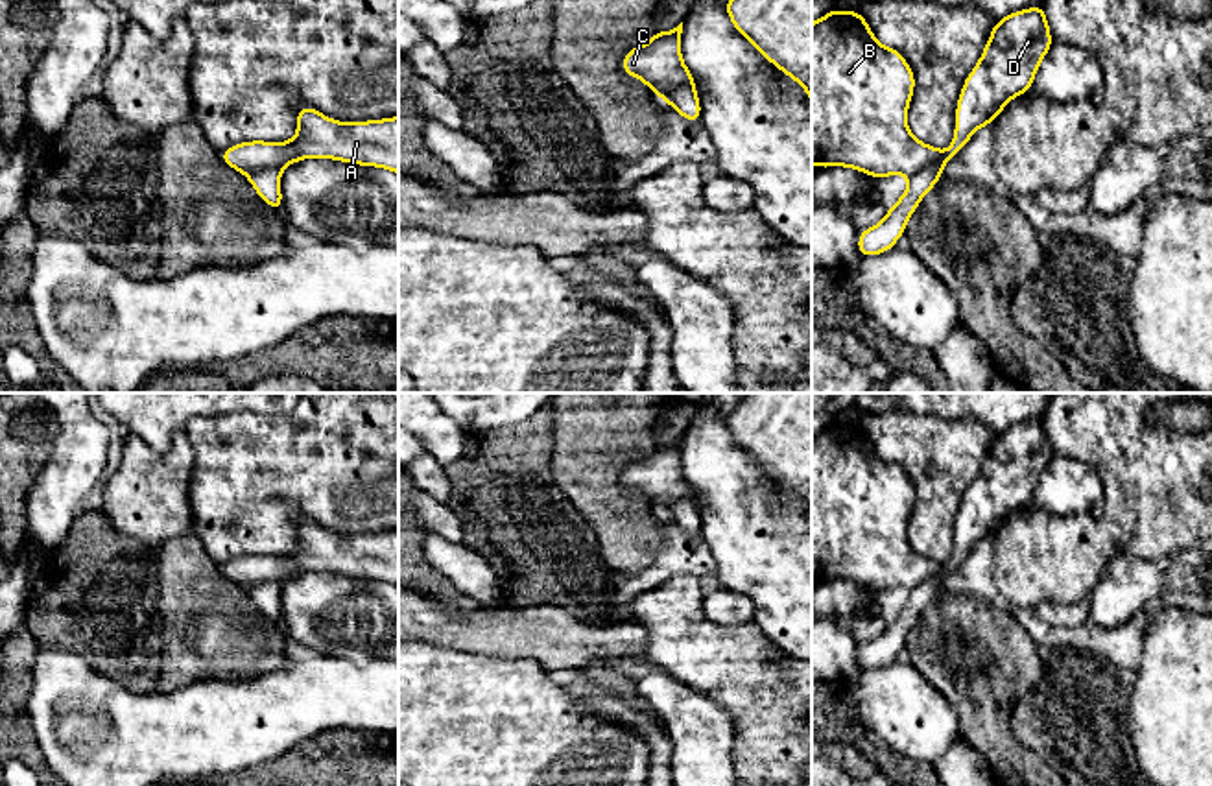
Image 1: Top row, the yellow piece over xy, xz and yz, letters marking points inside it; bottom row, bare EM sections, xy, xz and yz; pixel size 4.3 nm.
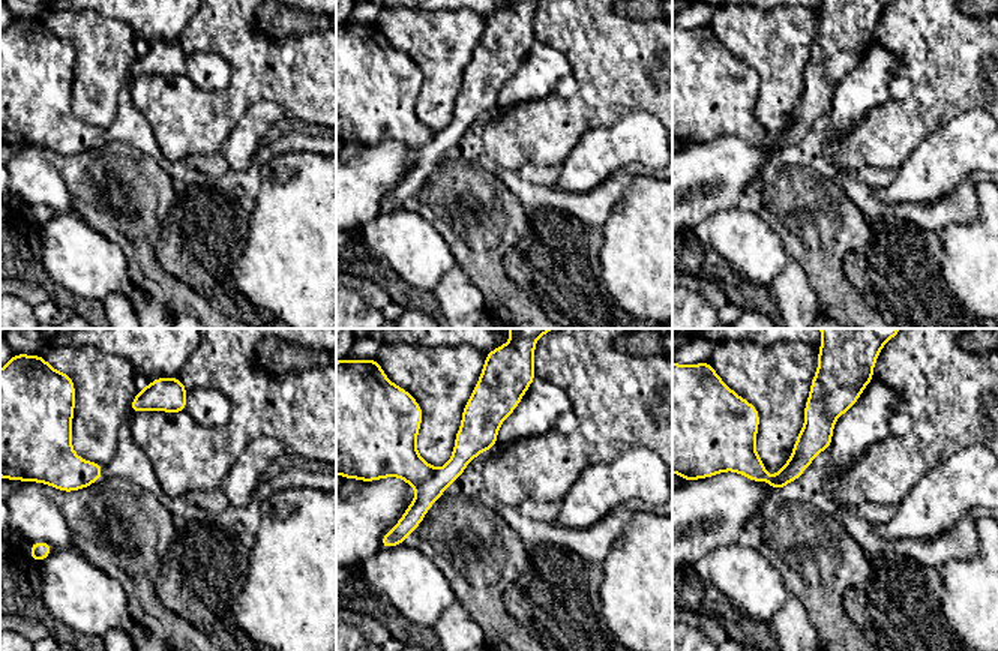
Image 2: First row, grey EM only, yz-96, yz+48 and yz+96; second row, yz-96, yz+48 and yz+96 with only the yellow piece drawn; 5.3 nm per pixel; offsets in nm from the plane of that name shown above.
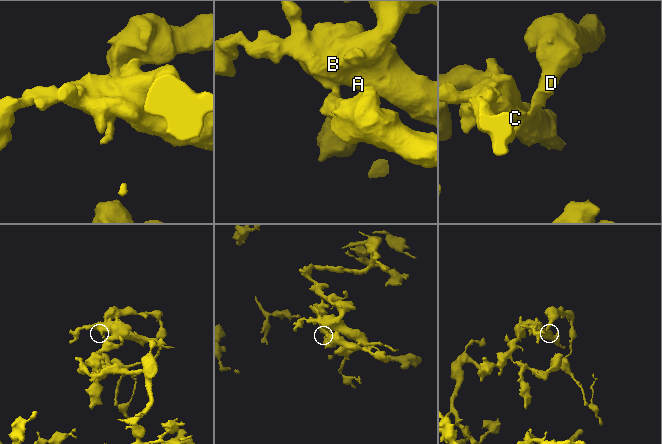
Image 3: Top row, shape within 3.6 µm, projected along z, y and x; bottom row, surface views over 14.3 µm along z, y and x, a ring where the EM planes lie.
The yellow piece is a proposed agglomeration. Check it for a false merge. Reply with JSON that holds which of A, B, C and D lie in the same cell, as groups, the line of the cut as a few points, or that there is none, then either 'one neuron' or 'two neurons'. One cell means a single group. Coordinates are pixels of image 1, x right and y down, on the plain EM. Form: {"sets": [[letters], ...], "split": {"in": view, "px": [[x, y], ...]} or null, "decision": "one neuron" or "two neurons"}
{"sets": [["A", "B", "C"], ["D"]], "split": {"in": "yz", "px": [[941, 565], [910, 591]]}, "decision": "two neurons"}

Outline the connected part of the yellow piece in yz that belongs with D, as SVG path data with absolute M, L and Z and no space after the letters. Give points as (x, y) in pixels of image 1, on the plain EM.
M1044 419L1009 426L994 435L981 470L965 491L959 506L950 561L943 563L933 578L909 590L908 601L878 638L860 644L860 672L895 661L897 653L906 648L909 629L943 590L945 578L968 557L980 541L991 539L1013 511L1031 502L1052 458Z

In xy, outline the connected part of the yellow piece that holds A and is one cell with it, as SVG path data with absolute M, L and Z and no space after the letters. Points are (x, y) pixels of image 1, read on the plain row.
M314 520L297 522L297 548L286 555L249 554L220 565L232 583L253 589L266 581L284 583L303 572L332 572L386 581L398 589L398 530L338 535Z

